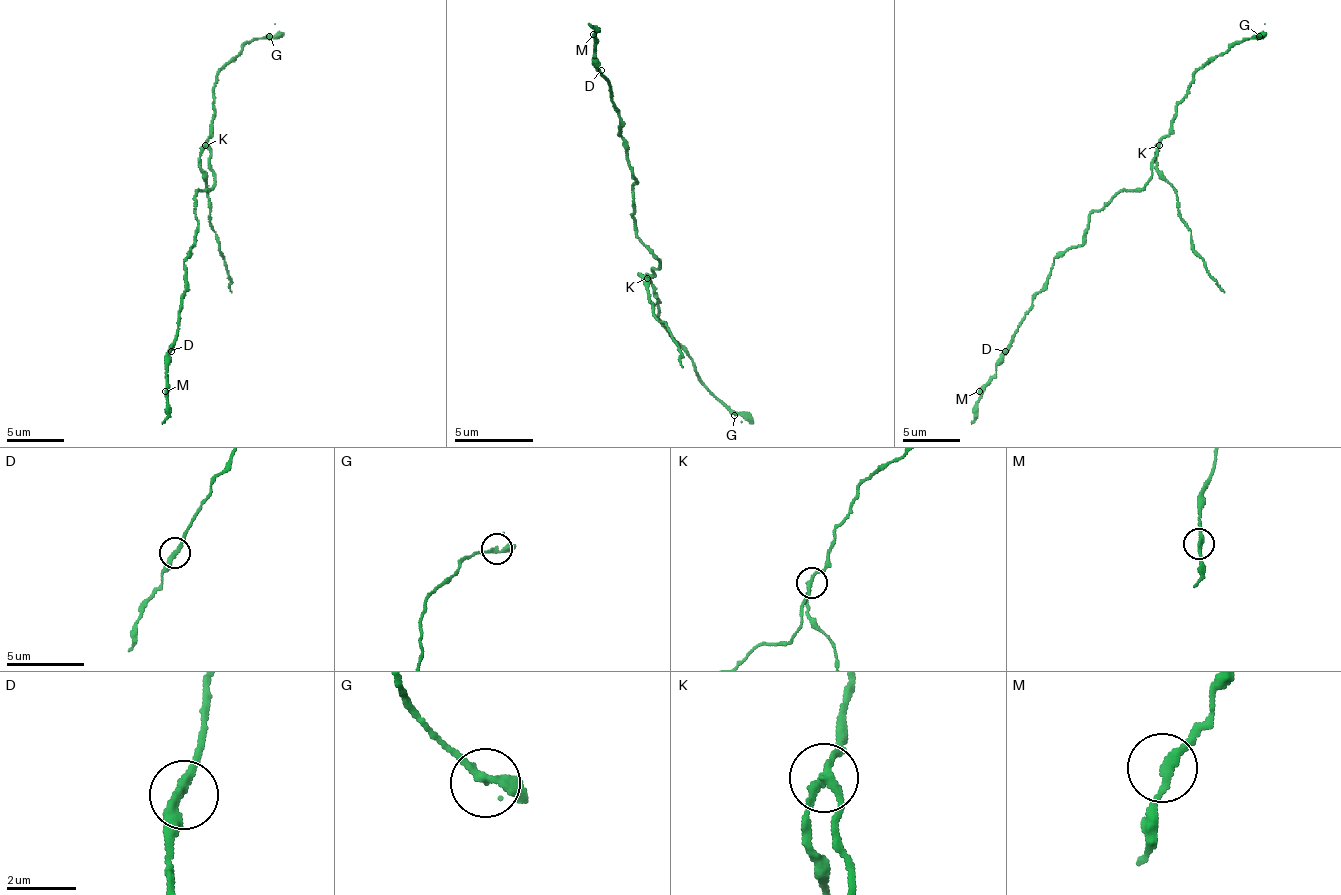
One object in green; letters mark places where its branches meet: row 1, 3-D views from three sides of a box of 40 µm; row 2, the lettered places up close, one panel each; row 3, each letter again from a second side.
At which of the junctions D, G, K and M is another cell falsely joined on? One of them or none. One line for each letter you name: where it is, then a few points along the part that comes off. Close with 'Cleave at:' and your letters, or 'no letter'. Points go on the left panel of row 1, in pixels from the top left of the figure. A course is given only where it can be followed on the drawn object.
K: (205, 145) | (206, 146), (200, 172), (209, 192), (209, 218), (232, 293)
Cleave at: K

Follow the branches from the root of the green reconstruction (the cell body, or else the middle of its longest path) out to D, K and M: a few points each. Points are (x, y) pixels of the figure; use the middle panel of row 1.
D: (632, 211), (636, 183), (628, 144), (621, 136), (621, 113), (601, 70)
K: (632, 211), (636, 238), (660, 262), (648, 277)
M: (632, 211), (636, 183), (628, 144), (621, 136), (613, 93), (597, 70), (593, 34)

